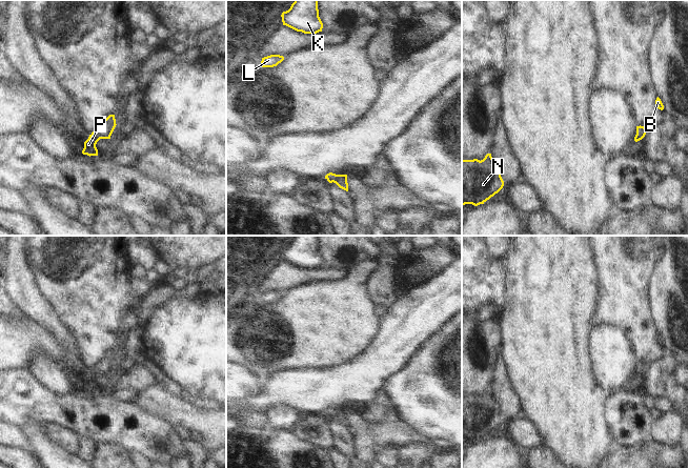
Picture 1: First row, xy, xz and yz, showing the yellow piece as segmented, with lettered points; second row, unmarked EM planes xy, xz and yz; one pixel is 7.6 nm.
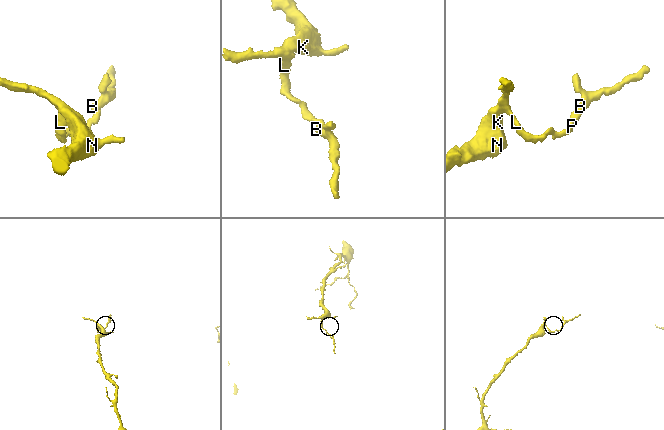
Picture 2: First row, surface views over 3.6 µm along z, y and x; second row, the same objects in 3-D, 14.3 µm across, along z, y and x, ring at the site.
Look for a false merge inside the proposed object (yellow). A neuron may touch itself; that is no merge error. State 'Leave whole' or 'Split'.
Leave whole

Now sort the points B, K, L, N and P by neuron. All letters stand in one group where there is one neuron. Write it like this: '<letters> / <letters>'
B K L N P

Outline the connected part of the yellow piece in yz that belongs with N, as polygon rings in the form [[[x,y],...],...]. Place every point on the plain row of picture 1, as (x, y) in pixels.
[[[491,389],[481,396],[462,395],[462,442],[484,440],[503,422],[504,416]]]

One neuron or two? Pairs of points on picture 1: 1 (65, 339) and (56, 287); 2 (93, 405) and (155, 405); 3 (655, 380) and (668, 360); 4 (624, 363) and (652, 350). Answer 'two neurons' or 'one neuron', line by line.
1: two neurons
2: two neurons
3: one neuron
4: two neurons

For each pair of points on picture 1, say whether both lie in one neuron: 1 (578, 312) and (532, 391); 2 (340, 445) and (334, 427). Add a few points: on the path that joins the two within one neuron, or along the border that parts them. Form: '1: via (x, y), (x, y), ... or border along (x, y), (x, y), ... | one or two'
1: via (558, 332), (547, 343), (547, 371) | one
2: via (340, 441), (338, 431) | one

